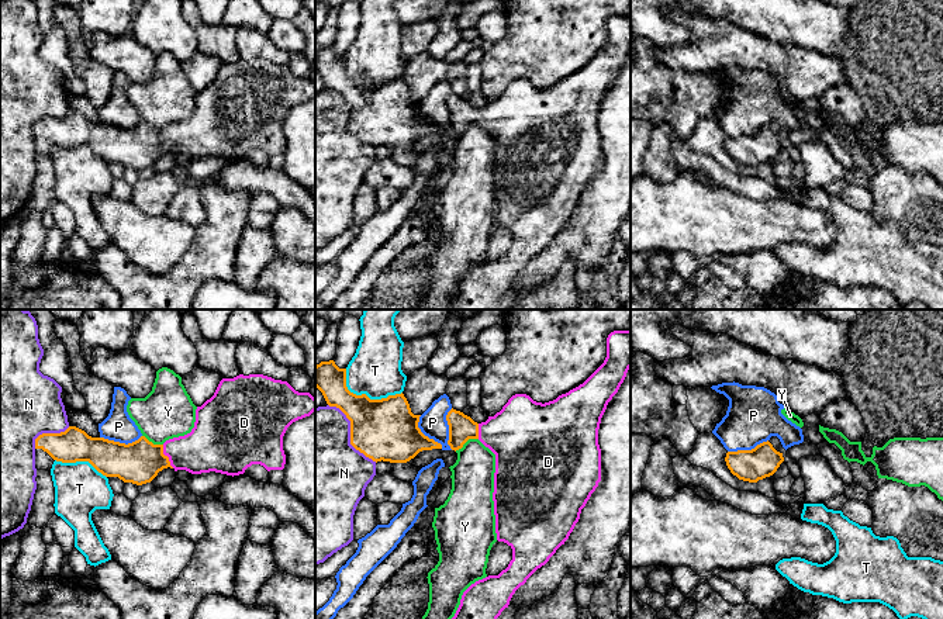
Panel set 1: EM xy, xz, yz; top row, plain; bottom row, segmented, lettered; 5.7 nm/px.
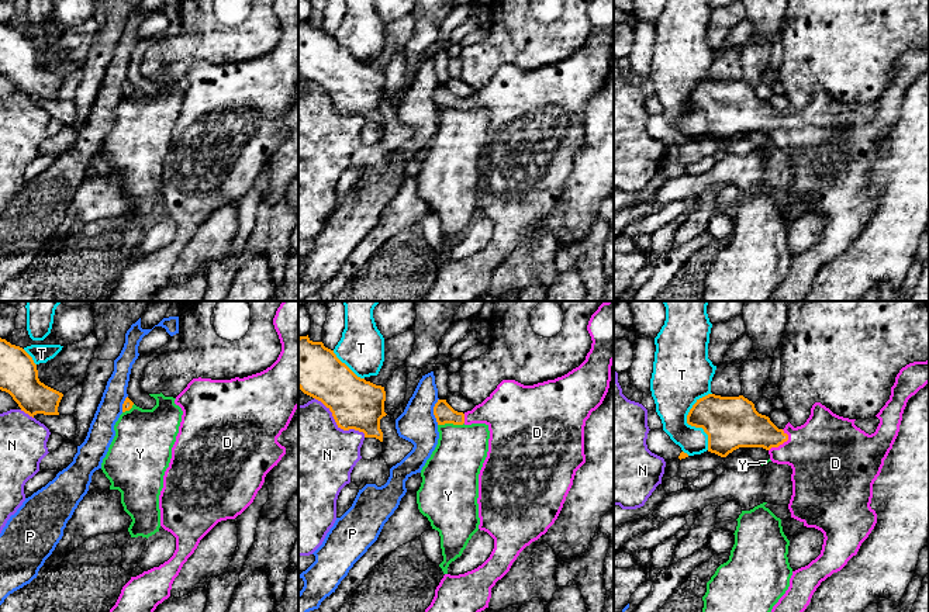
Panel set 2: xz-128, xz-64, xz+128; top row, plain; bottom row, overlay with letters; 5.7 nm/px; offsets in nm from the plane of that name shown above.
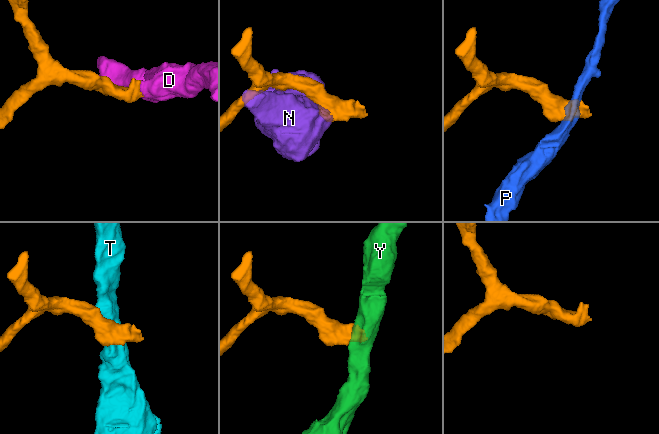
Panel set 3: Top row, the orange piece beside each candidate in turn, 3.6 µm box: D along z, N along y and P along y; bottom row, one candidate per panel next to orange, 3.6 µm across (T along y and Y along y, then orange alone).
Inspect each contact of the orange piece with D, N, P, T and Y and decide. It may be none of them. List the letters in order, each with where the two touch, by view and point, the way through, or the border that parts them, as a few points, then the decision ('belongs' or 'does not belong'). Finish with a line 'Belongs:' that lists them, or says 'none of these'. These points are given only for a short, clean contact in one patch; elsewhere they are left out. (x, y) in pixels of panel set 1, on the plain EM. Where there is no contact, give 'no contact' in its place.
D: contact xy (166, 141); way xy (140, 147), (166, 141), (199, 137), (209, 131); belongs
N: contact xz (351, 118); does not belong
P: contact xy (120, 128); border xy (141, 120), (127, 128), (100, 123); does not belong
T: contact xz (365, 79); does not belong
Y: contact xz (466, 125); border xz (477, 123), (470, 123), (455, 135); does not belong
Belongs: D

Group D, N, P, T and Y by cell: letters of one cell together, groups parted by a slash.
D / N / P / T / Y

